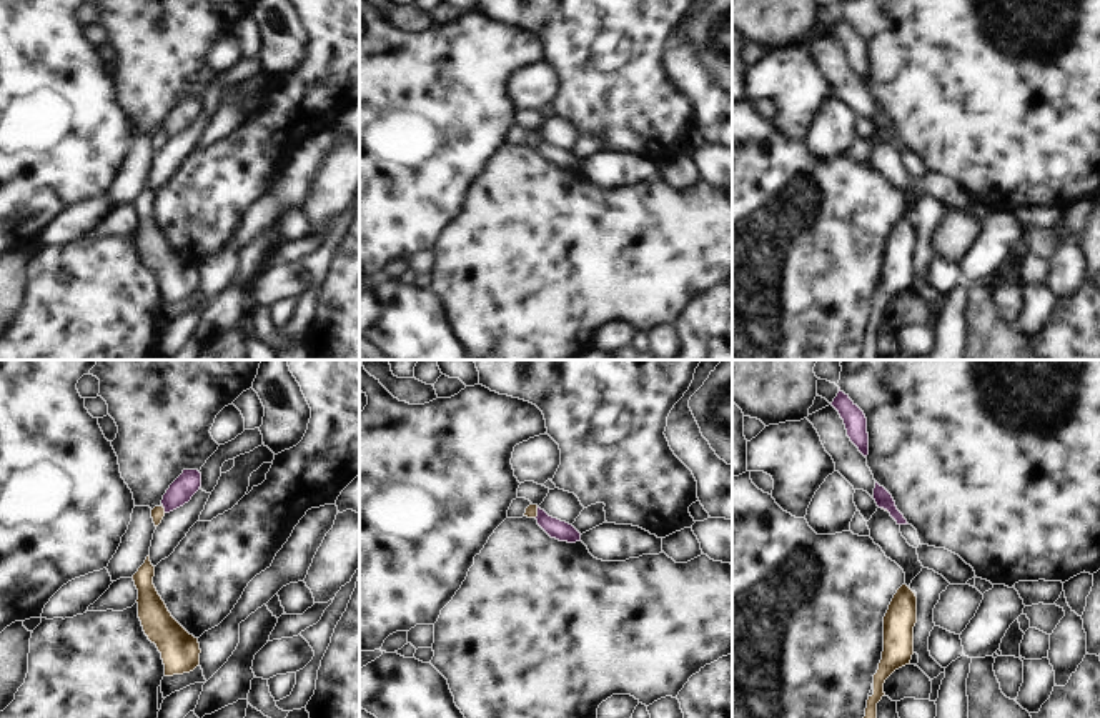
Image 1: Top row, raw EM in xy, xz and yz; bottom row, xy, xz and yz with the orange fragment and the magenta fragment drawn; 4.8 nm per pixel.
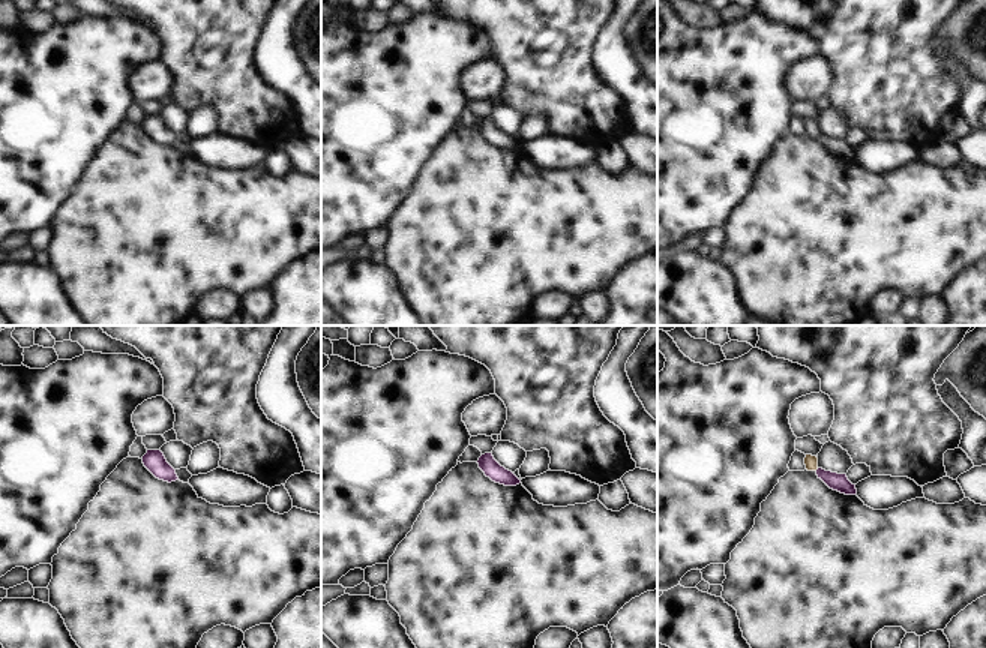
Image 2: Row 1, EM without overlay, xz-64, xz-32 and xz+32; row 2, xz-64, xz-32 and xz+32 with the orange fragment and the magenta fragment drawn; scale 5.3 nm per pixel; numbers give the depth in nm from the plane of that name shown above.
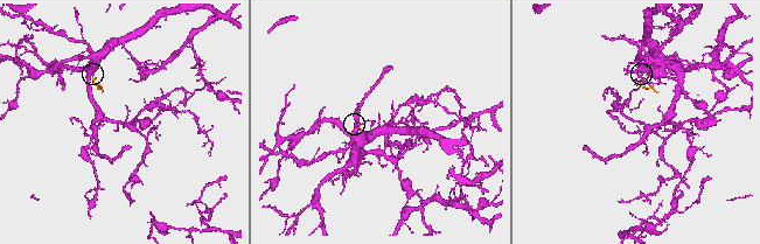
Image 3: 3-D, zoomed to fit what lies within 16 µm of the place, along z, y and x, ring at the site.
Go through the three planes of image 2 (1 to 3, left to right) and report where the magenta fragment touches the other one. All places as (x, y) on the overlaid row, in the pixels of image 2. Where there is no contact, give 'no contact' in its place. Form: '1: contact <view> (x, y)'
1: no contact
2: no contact
3: no contact

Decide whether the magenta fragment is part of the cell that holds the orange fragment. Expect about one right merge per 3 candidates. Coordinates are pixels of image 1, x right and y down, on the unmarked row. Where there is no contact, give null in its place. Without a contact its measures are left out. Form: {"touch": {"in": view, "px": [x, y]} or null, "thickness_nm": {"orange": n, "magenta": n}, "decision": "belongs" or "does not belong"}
{"touch": {"in": "xy", "px": [163, 135]}, "thickness_nm": {"orange": 60, "magenta": 120}, "decision": "does not belong"}

